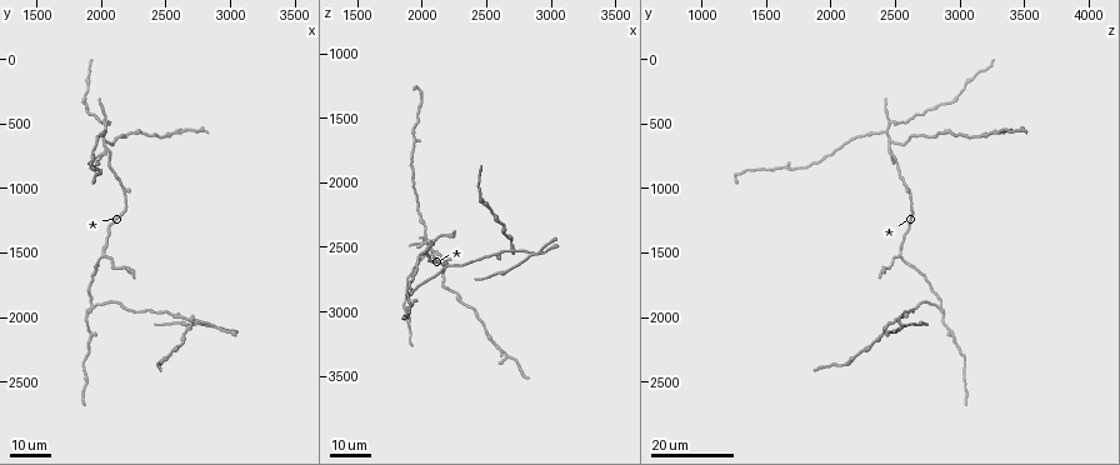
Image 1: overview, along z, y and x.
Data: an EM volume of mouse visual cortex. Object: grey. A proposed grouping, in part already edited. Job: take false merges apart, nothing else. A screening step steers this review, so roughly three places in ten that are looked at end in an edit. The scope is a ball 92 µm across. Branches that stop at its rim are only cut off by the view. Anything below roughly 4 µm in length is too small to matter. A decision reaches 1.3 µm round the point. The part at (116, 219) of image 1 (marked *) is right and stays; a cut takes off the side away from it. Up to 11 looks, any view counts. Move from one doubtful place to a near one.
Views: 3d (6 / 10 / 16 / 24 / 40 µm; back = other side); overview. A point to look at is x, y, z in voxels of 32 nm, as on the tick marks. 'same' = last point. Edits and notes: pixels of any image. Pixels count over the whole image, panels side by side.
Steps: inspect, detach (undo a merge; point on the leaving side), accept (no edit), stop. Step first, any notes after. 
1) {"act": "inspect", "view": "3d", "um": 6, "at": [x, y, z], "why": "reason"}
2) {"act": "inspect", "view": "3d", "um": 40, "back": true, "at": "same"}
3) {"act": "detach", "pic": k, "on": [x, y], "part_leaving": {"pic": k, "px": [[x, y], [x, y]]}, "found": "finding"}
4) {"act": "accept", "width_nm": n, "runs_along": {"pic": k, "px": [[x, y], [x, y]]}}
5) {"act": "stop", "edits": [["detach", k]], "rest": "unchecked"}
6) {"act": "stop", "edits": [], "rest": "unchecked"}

{"act": "inspect", "view": "3d", "um": 16, "at": [2860, 2080, 2560], "why": "three arms meet"}

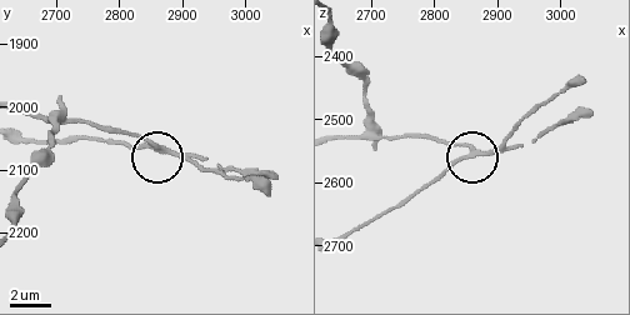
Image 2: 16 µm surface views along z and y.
{"act": "inspect", "view": "3d", "um": 10, "at": [2860, 2065, 2555]}

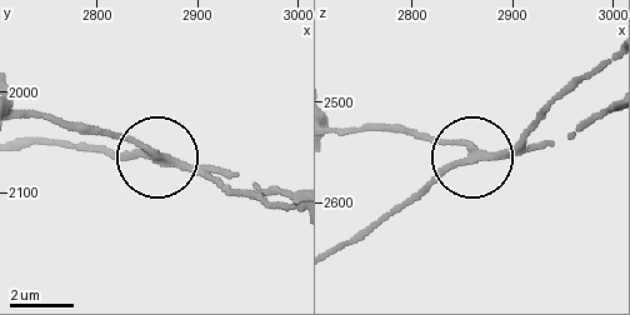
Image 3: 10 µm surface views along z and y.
{"act": "detach", "pic": 3, "on": [533, 130], "part_leaving": {"pic": 3, "px": [[491, 155], [438, 171], [341, 244]]}, "found": "a second cell is stuck on"}

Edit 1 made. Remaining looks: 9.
{"act": "inspect", "view": "overview", "why": "redraw"}

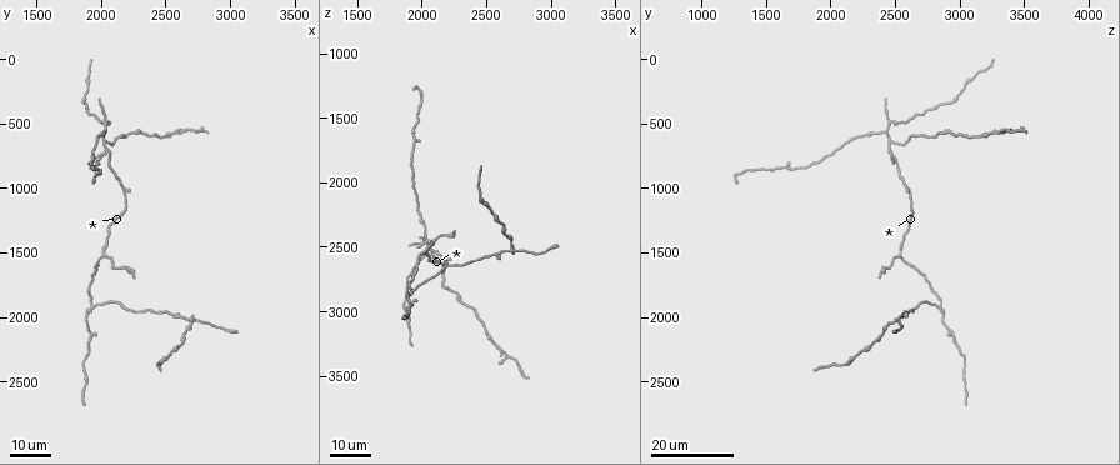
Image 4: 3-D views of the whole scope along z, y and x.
{"act": "inspect", "view": "3d", "um": 24, "at": [2720, 2020, 2520], "why": "four arms meet"}

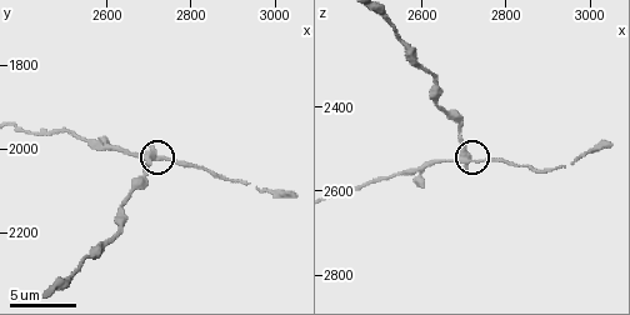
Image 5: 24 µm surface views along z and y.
{"act": "inspect", "view": "3d", "um": 6, "at": [2710, 2010, 2525]}

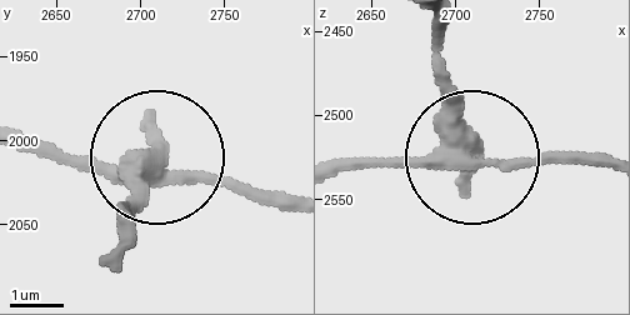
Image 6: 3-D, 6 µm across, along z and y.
{"act": "detach", "pic": 6, "on": [435, 81], "part_leaving": {"pic": 6, "px": [[451, 141], [434, 24]]}, "found": "a second cell is stuck on"}

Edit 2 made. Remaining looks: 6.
{"act": "inspect", "view": "overview"}

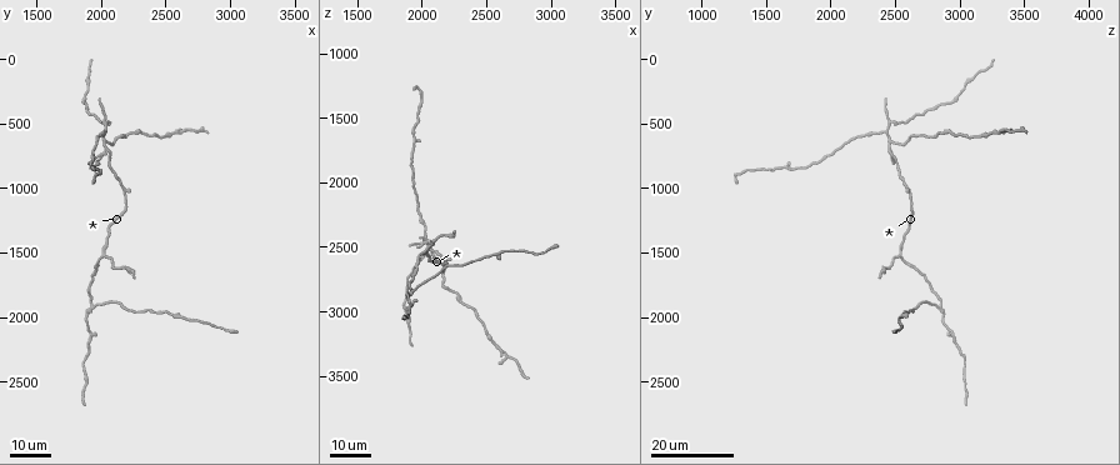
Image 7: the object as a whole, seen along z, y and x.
{"act": "inspect", "view": "3d", "um": 16, "at": [1920, 1900, 2840], "why": "three arms meet"}

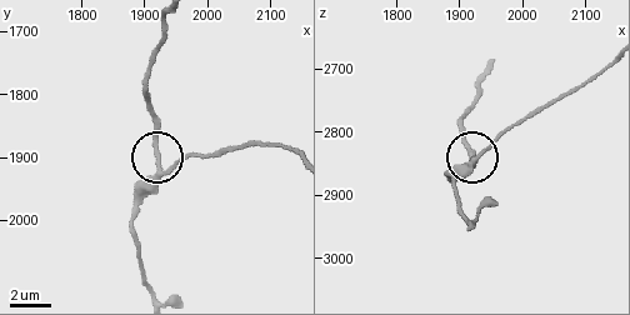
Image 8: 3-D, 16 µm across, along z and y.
{"act": "inspect", "view": "3d", "um": 10, "at": [1930, 1930, 2845]}

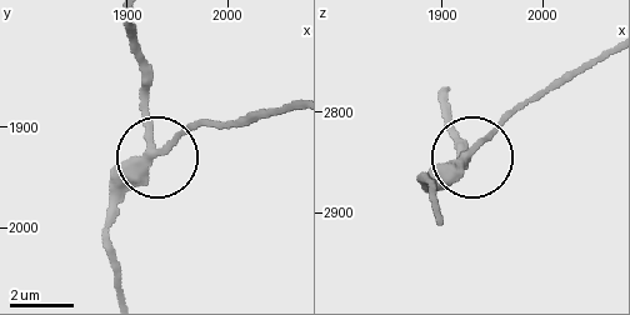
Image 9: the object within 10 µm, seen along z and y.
{"act": "accept", "arms": 3, "runs_along": {"pic": 9, "px": [[133, 21], [154, 159], [111, 213]]}, "found": "one cell here"}

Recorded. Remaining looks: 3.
{"act": "inspect", "view": "3d", "um": 24, "at": [2040, 700, 2460], "why": "three-way junction"}

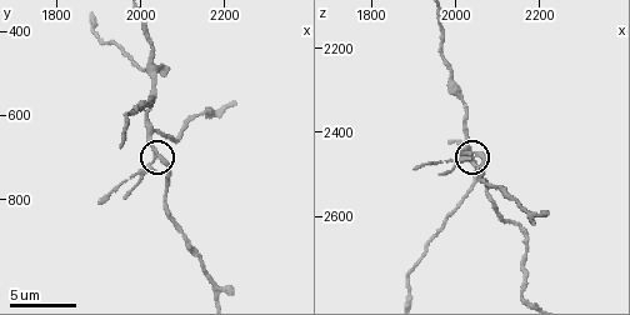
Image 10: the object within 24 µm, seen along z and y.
{"act": "inspect", "view": "3d", "um": 6, "at": "same", "why": "zoom in"}

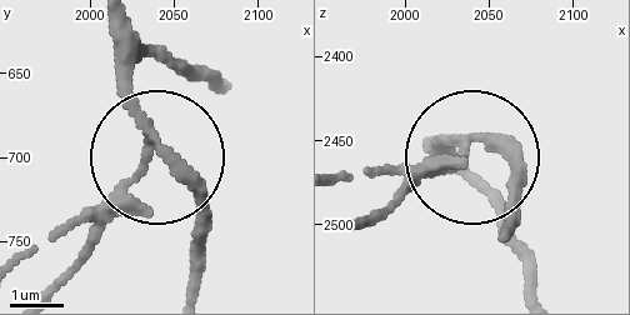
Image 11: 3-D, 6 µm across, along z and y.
{"act": "inspect", "view": "3d", "um": 6, "back": true, "at": "same"}

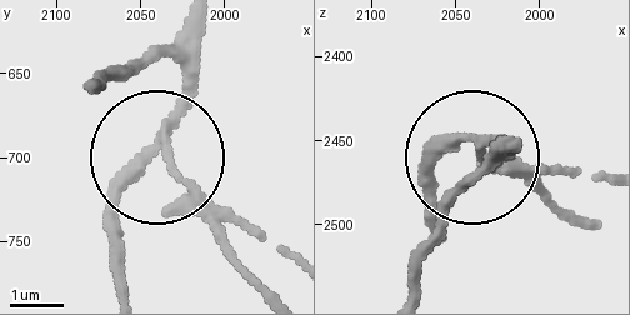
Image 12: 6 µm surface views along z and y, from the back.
{"act": "detach", "pic": 12, "on": [190, 208], "side_arm_um": 6, "part_leaving": {"pic": 12, "px": [[168, 135], [208, 198], [288, 251]]}, "found": "two cells meet here"}

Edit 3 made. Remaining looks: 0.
{"act": "stop", "edits": [["detach", 3], ["detach", 6], ["detach", 12]], "rest": "unchecked"}

